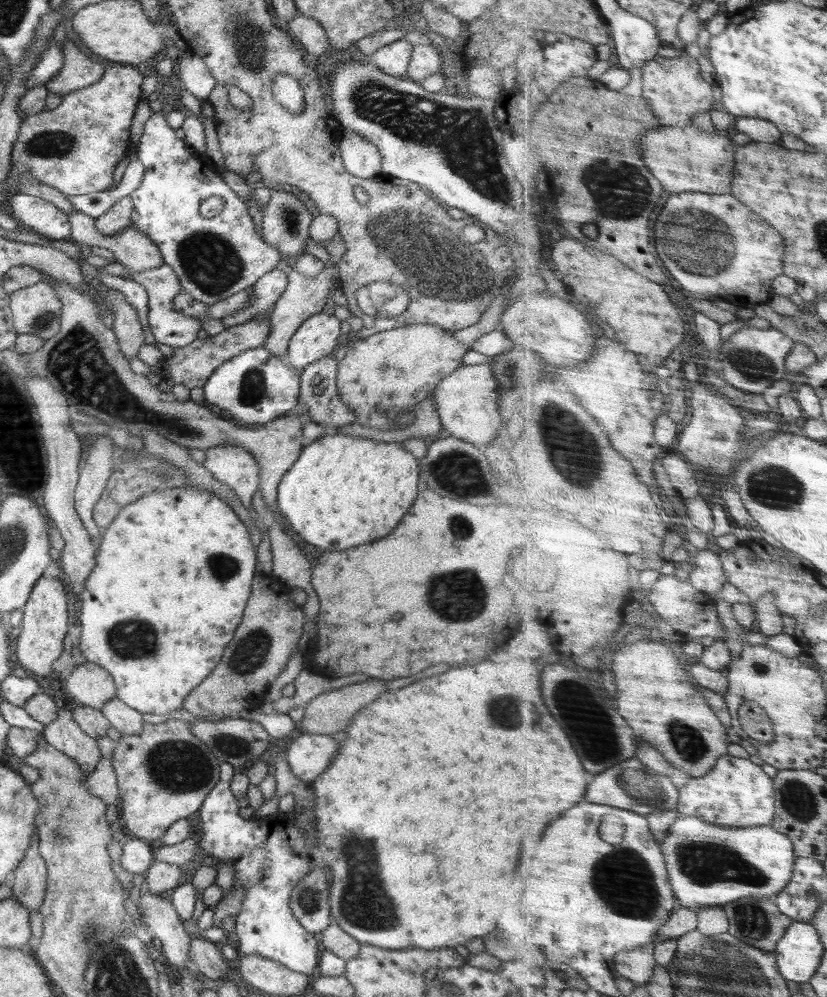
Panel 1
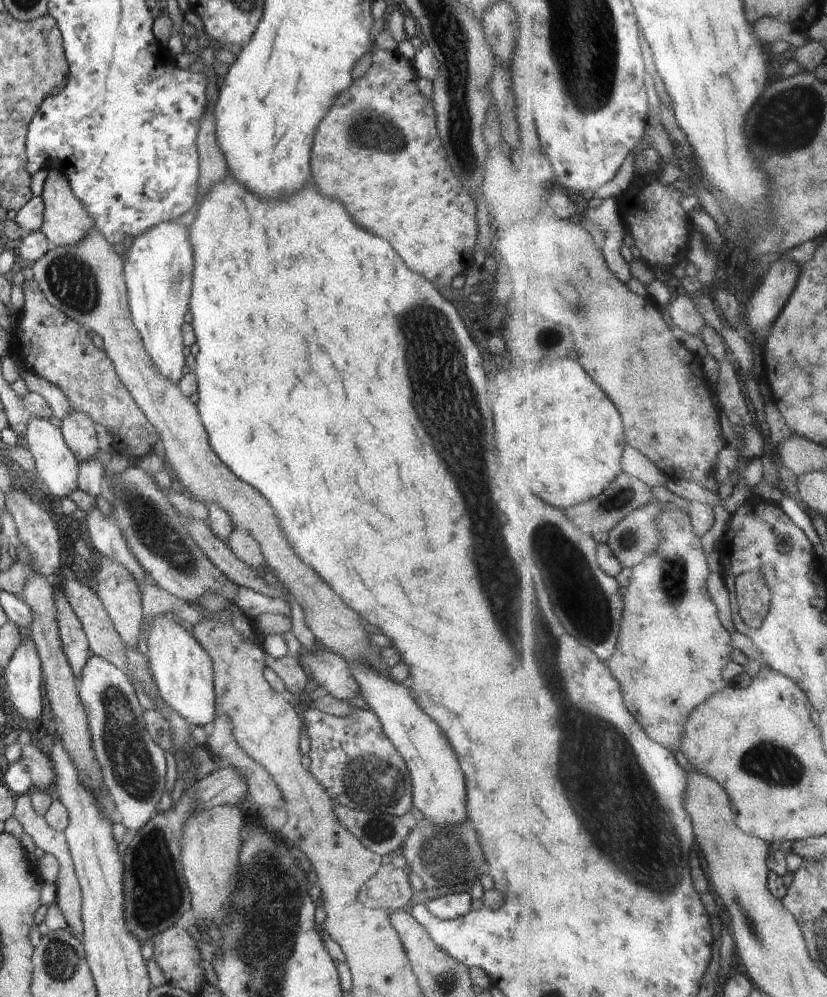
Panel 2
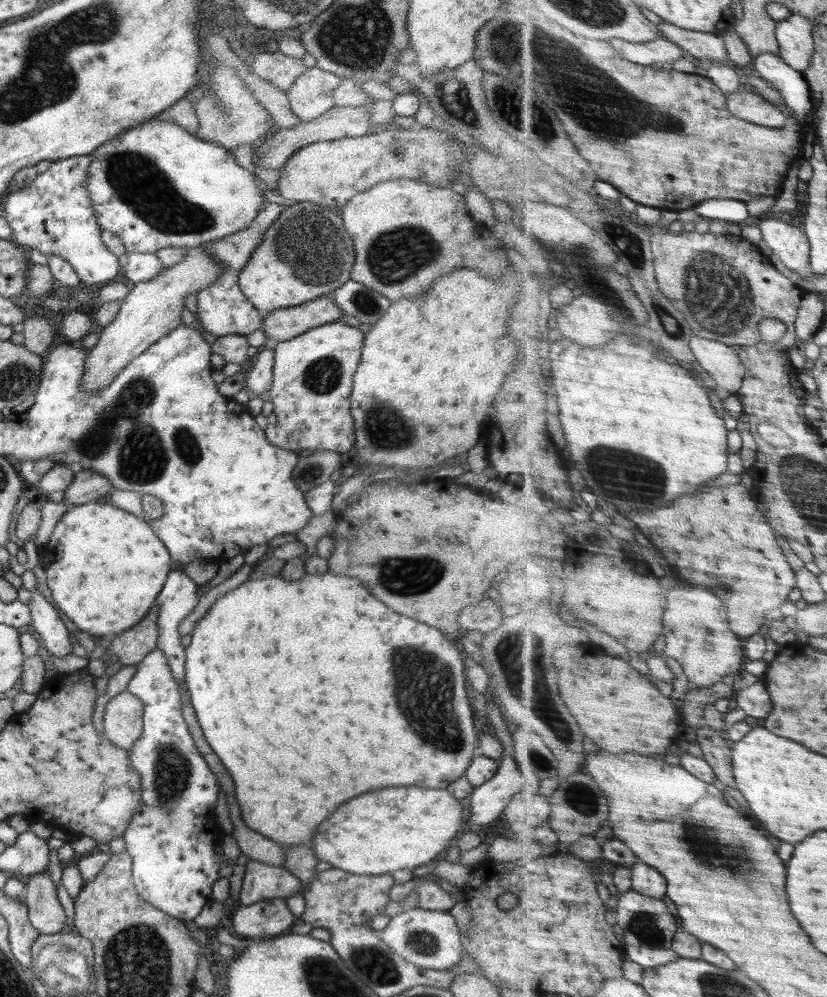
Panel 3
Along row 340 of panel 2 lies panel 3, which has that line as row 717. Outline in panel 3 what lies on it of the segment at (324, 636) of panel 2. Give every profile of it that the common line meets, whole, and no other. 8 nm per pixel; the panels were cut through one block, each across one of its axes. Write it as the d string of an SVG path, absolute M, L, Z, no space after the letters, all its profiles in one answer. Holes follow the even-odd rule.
M127 690L114 696L104 712L104 736L116 746L128 752L142 736L143 702Z

